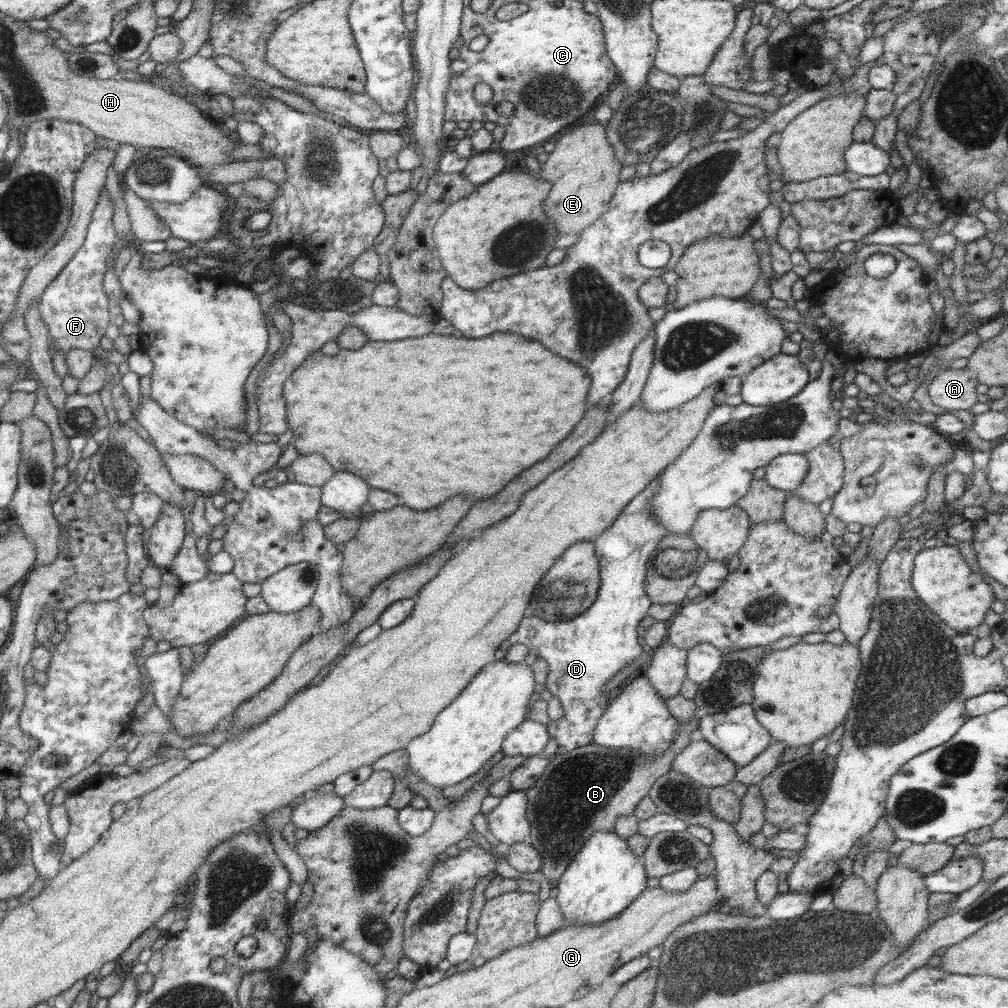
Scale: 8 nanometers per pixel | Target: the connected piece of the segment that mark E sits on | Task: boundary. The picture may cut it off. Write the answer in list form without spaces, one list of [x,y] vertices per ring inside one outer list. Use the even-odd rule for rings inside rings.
[[[575,122],[575,128],[573,128],[573,130],[571,130],[570,132],[567,132],[566,134],[563,134],[561,137],[559,137],[559,139],[557,141],[554,142],[554,149],[551,151],[551,153],[548,154],[548,157],[546,159],[546,161],[541,165],[540,167],[540,171],[538,172],[538,175],[540,176],[540,178],[543,178],[543,180],[549,180],[549,182],[551,182],[551,190],[549,190],[549,196],[547,196],[547,198],[545,198],[545,204],[543,204],[543,208],[545,208],[545,214],[547,214],[547,216],[549,216],[549,218],[551,218],[551,220],[553,220],[553,222],[555,222],[555,228],[557,228],[557,232],[559,232],[559,234],[571,234],[571,232],[582,232],[583,230],[585,230],[585,228],[588,228],[591,224],[593,224],[593,222],[595,222],[595,220],[597,220],[597,218],[602,217],[603,212],[605,212],[609,206],[609,200],[611,200],[611,198],[613,197],[613,193],[615,191],[615,188],[617,187],[619,181],[619,170],[621,170],[621,163],[619,161],[617,161],[614,158],[614,148],[613,145],[606,139],[606,128],[601,125],[600,123],[589,123],[589,122],[581,122],[581,124],[579,124],[579,126],[576,126],[576,122]]]

